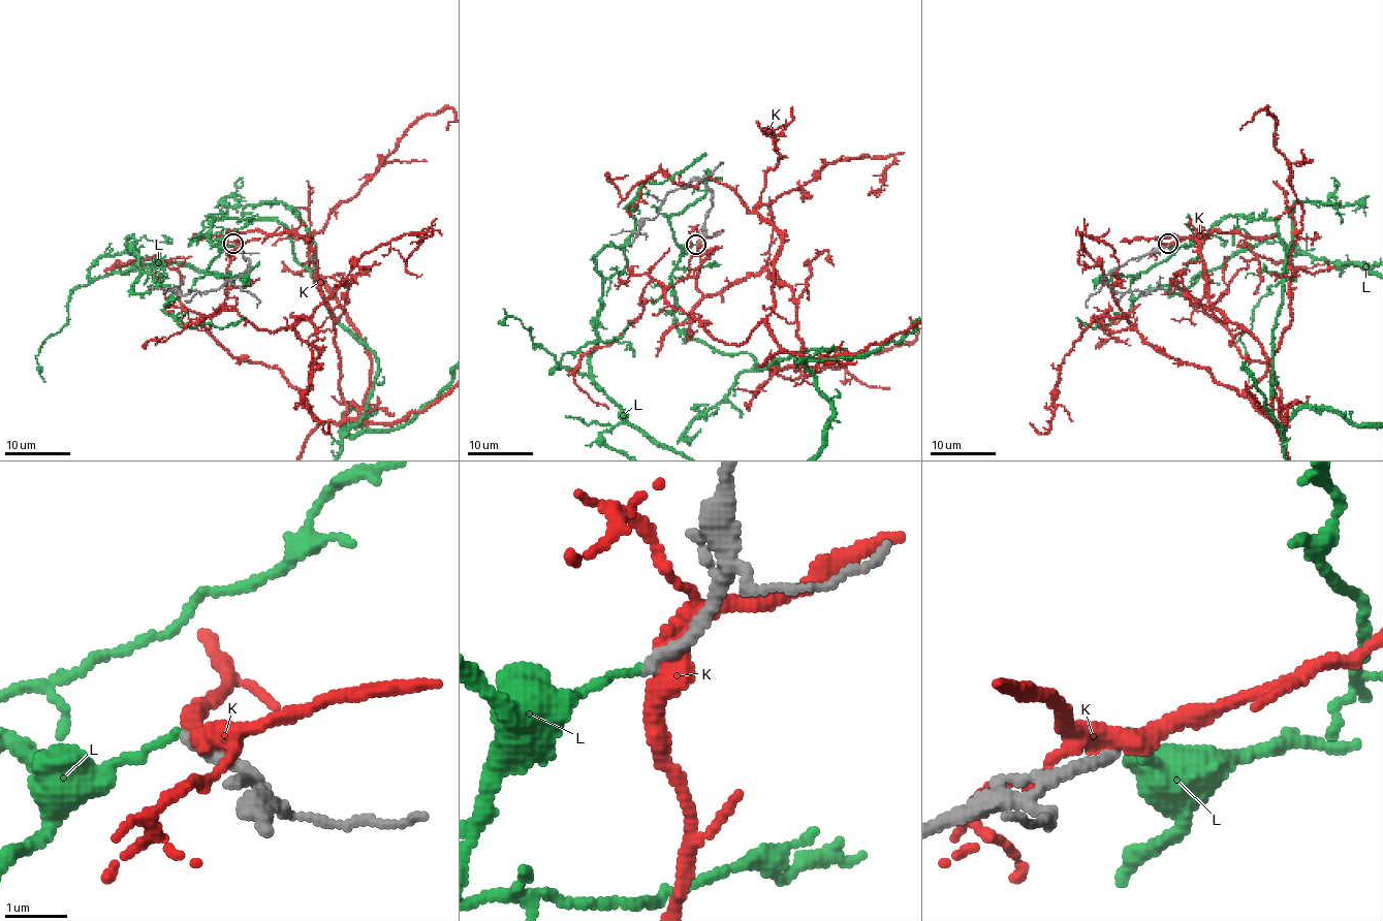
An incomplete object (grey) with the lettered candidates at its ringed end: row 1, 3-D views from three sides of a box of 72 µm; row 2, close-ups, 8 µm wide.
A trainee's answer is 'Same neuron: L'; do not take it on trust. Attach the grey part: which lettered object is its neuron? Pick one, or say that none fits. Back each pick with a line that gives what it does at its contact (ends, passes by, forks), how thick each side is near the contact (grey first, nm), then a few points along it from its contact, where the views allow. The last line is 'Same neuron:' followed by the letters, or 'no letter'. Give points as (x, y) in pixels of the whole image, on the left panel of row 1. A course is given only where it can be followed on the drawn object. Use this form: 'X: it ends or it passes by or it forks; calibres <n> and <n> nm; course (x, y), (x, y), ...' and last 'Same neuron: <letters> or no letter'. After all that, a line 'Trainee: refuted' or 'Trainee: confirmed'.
Same neuron: no letter
Trainee: refuted

